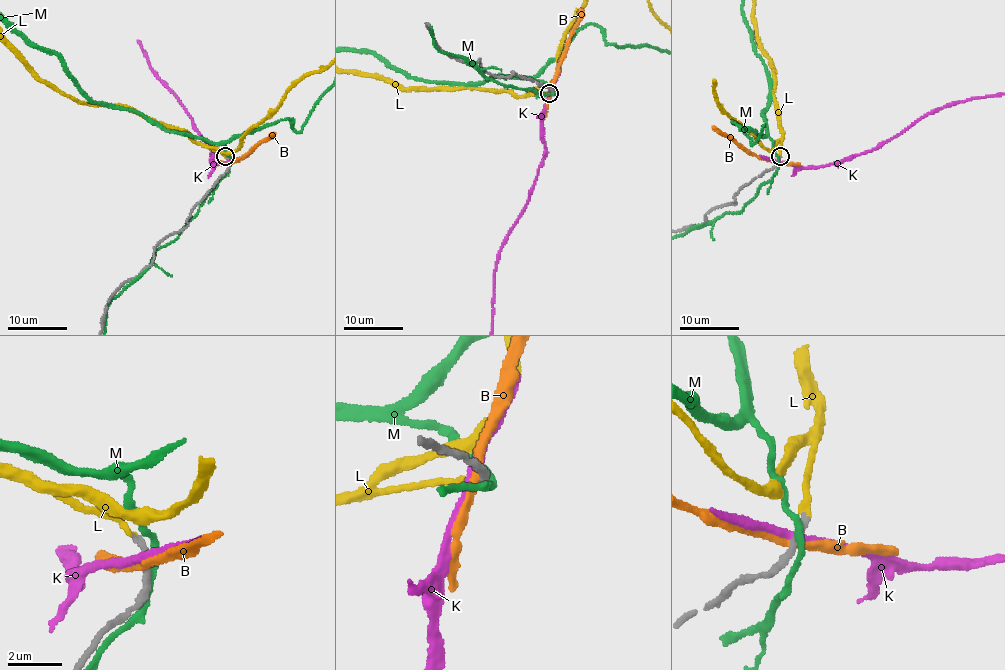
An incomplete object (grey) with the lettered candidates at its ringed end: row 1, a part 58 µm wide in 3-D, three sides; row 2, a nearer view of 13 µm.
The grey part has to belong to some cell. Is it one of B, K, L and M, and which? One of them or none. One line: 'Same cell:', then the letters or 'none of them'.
Same cell: L

